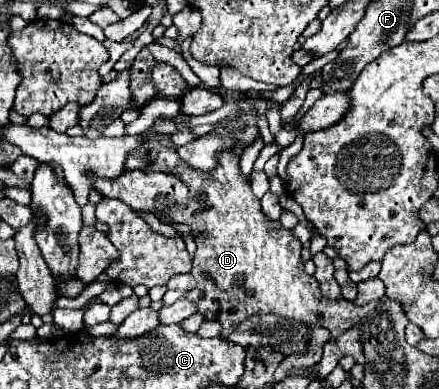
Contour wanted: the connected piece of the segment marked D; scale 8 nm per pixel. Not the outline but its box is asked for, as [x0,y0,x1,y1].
[124,130,382,336]

